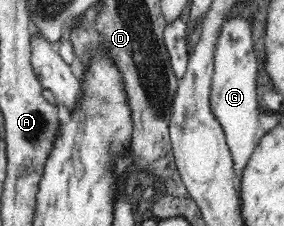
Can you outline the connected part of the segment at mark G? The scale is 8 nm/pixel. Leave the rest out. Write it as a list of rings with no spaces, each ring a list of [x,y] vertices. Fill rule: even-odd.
[[[231,18],[221,30],[218,48],[214,53],[215,75],[210,88],[212,112],[218,118],[227,139],[227,145],[234,160],[234,172],[239,181],[245,163],[250,159],[261,141],[262,131],[258,128],[258,117],[262,108],[258,108],[256,78],[258,63],[254,56],[250,23],[244,19]]]

